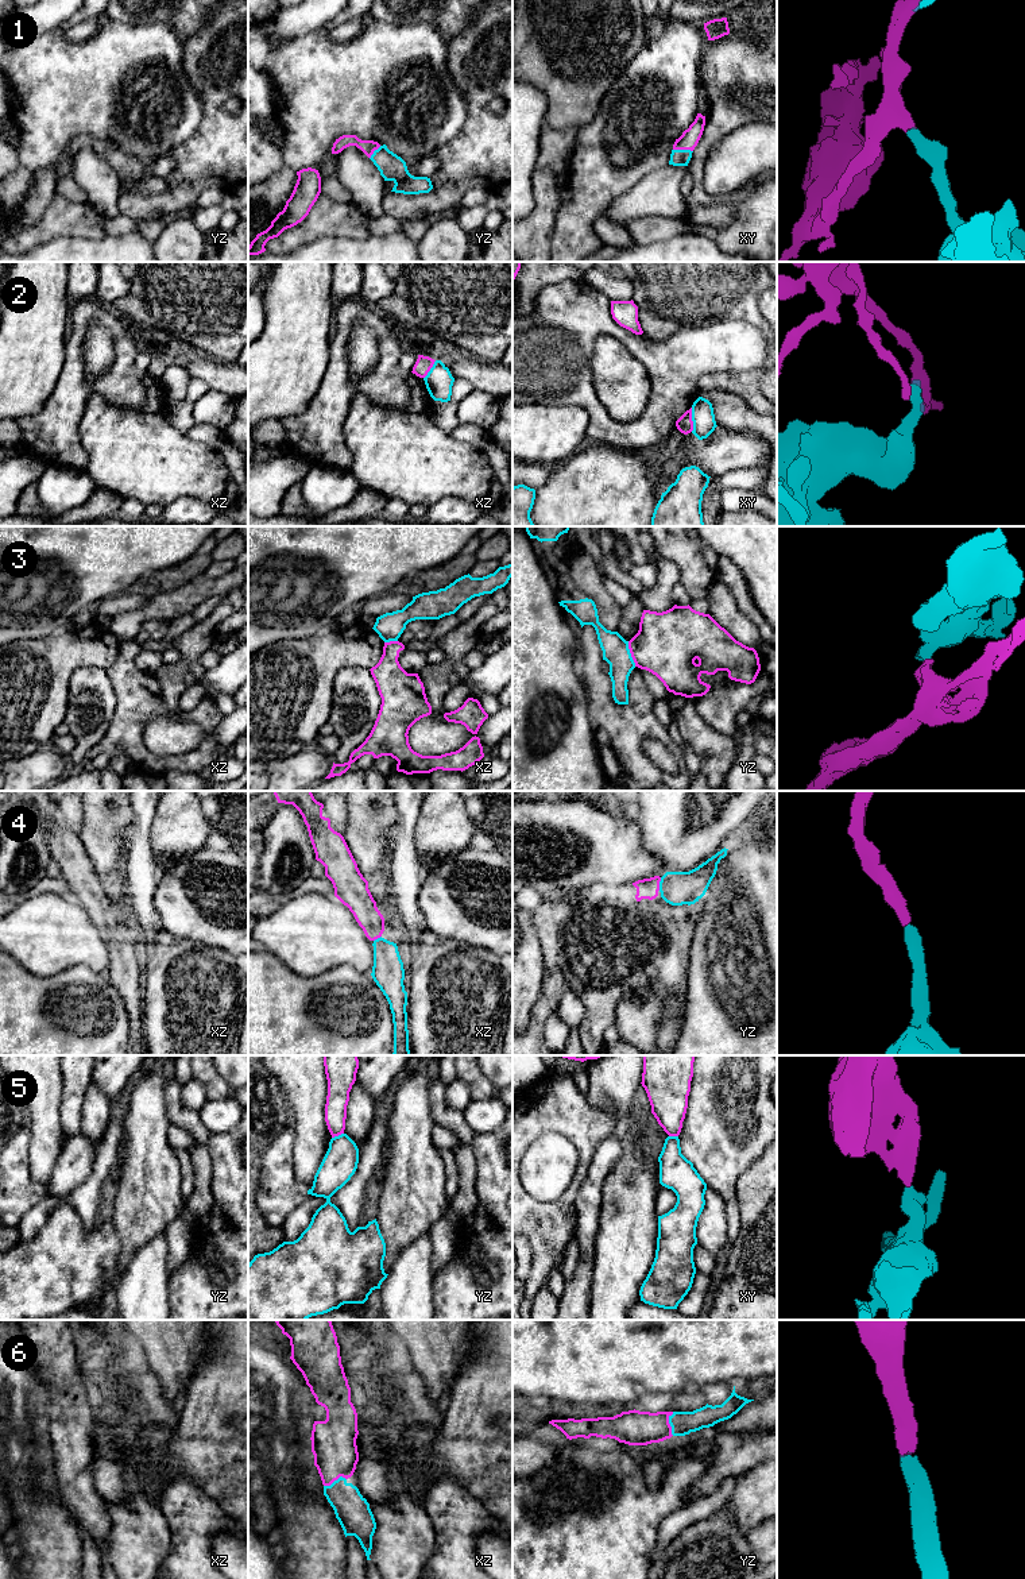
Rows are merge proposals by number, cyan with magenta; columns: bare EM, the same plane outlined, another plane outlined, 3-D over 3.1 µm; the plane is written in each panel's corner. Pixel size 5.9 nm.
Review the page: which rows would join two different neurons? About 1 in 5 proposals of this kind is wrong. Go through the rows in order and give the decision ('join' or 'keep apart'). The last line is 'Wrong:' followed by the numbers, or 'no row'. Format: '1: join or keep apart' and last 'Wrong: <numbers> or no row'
1: join
2: keep apart
3: keep apart
4: join
5: keep apart
6: join
Wrong: 2, 3, 5

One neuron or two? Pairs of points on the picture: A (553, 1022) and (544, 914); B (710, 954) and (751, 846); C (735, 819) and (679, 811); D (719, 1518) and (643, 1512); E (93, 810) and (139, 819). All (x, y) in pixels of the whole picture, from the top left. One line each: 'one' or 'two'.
A: two
B: one
C: one
D: two
E: two

